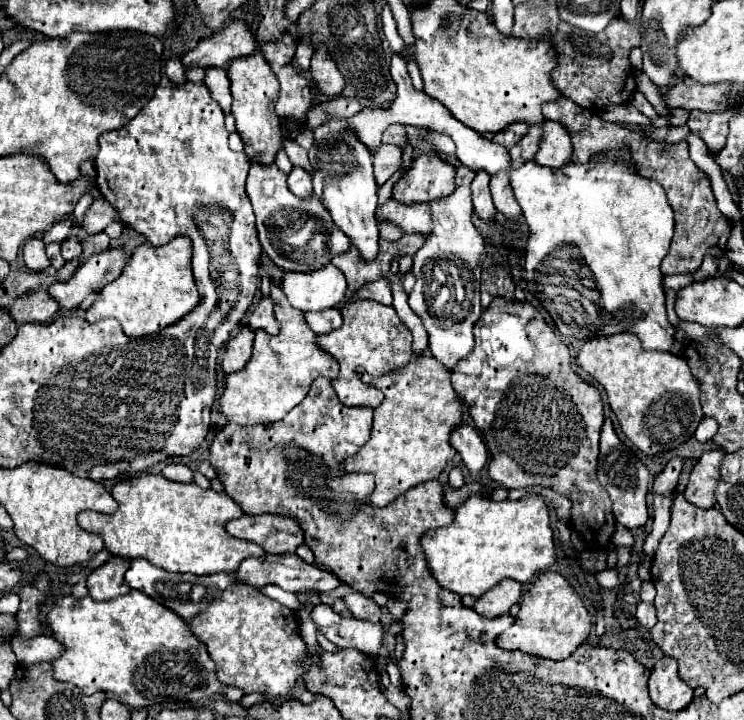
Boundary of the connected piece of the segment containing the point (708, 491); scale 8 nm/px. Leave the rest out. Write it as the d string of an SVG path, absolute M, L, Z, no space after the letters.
M711 449L701 455L685 487L687 501L703 509L709 509L715 505L715 487L719 485L719 471L725 455L727 453L723 449Z

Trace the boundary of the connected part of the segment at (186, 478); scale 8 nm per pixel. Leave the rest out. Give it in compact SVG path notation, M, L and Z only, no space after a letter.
M171 463L171 465L165 465L163 477L169 479L169 481L191 483L193 481L193 471L187 465L183 465L183 463Z

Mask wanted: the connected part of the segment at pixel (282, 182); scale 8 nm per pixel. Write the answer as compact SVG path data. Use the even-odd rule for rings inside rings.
M253 163L251 171L249 171L249 179L247 179L247 195L253 203L253 211L257 217L257 231L259 231L259 241L261 247L267 251L267 255L271 257L271 261L287 271L315 271L323 265L327 265L333 255L343 253L349 249L349 239L347 235L343 235L343 231L339 231L331 219L327 219L327 211L321 217L321 203L319 199L313 195L309 199L299 199L295 197L289 189L287 189L287 175L281 173L277 169L277 165L271 167L263 167Z

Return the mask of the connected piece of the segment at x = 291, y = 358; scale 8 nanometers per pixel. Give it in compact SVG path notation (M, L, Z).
M277 285L271 287L271 297L275 299L275 317L281 323L281 331L277 335L269 335L263 329L255 331L251 361L243 371L227 375L227 387L221 395L221 411L239 425L275 423L303 401L315 377L335 379L339 375L337 359L317 345L317 335L307 325L303 311L295 309Z

